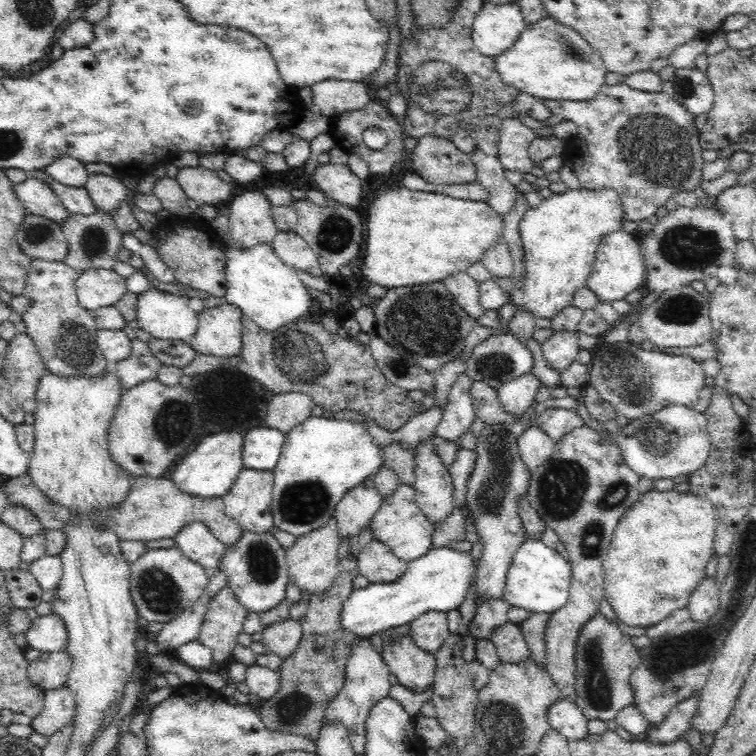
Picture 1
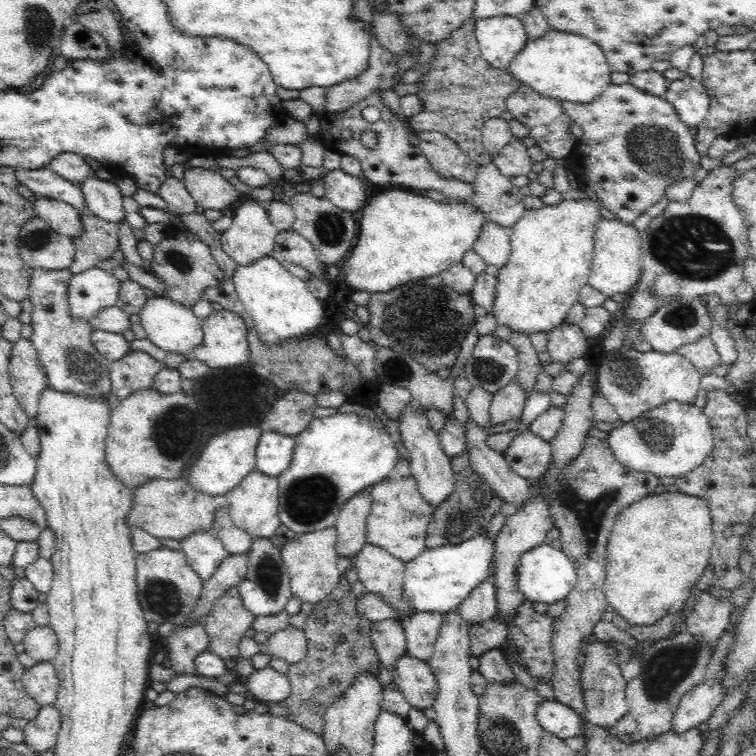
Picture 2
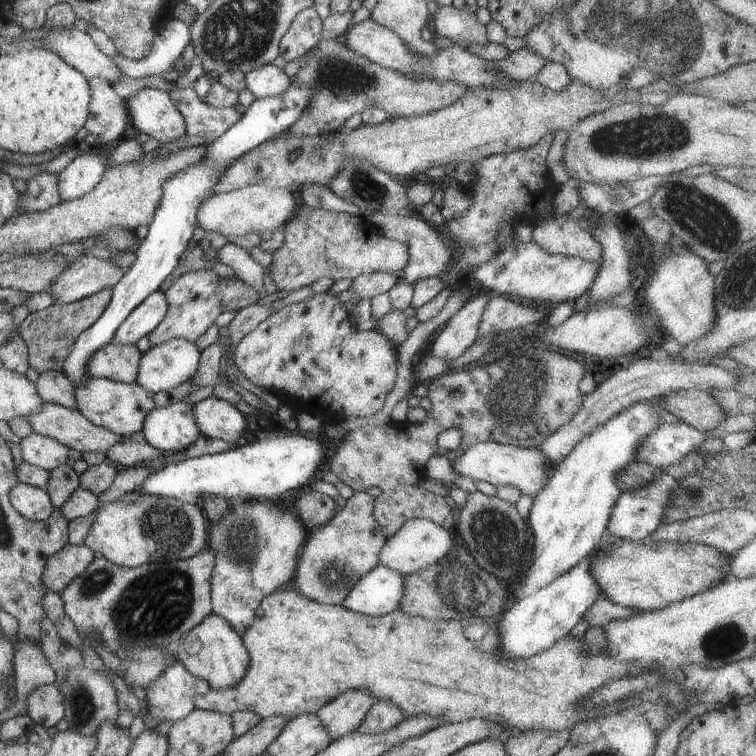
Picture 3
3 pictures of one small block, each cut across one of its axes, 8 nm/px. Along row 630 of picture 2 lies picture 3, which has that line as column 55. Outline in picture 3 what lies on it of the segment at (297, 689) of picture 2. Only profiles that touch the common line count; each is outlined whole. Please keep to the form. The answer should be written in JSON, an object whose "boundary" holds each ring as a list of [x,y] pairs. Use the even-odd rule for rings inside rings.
{"boundary":[[[101,288],[98,292],[80,300],[59,305],[54,303],[43,310],[31,312],[23,320],[19,334],[27,344],[29,367],[36,372],[62,371],[65,358],[74,346],[77,336],[90,328],[102,316],[113,295],[113,288]]]}

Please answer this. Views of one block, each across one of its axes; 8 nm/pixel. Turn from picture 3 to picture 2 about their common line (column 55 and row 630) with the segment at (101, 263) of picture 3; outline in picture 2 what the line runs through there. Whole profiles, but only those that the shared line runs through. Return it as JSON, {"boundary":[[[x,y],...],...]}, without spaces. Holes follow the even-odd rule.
{"boundary":[[[289,625],[272,634],[267,641],[267,652],[288,664],[296,664],[308,654],[307,639],[303,630]]]}

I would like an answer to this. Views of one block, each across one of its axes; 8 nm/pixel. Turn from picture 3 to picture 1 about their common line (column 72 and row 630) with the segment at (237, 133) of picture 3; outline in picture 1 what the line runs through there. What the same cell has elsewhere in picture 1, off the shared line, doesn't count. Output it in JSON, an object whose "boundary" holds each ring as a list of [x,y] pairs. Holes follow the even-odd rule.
{"boundary":[[[448,547],[430,548],[426,554],[407,563],[407,569],[398,577],[396,582],[370,583],[365,588],[352,591],[348,600],[343,602],[341,608],[340,626],[352,635],[360,638],[369,638],[378,635],[382,630],[397,628],[402,624],[409,624],[421,614],[430,611],[448,612],[458,609],[462,604],[474,576],[474,564],[469,552],[458,552]]]}

